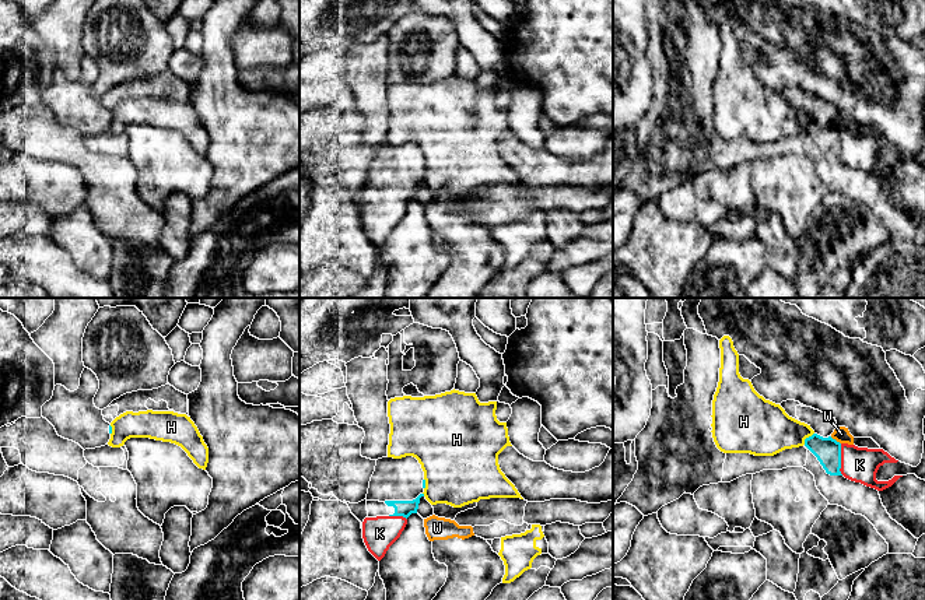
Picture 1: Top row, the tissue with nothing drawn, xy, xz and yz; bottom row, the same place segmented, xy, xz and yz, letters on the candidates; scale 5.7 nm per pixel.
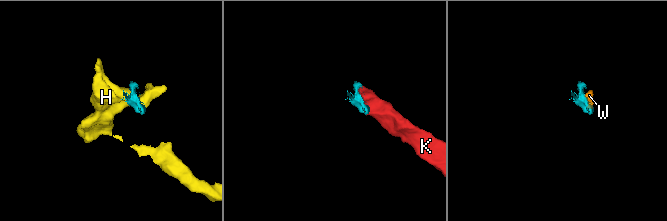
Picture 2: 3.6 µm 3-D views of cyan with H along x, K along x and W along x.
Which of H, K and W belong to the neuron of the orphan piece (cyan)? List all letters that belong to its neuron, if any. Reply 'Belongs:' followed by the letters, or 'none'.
Belongs: K

